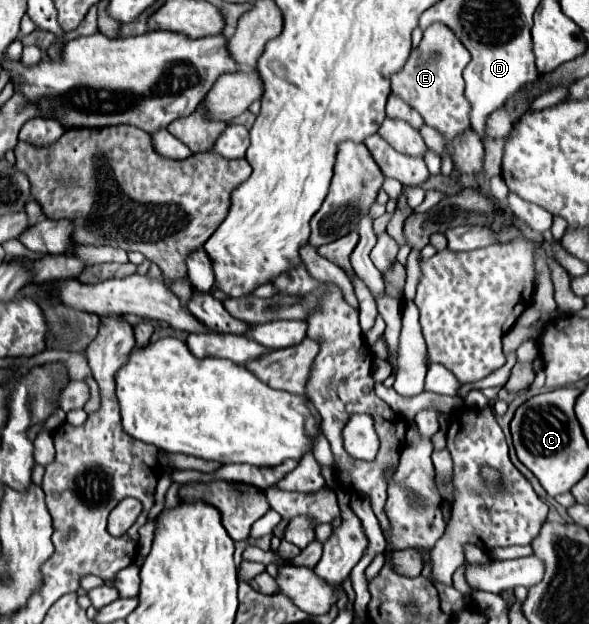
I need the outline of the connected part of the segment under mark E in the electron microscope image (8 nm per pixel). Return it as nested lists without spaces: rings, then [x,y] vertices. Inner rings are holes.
[[[432,23],[418,49],[412,49],[404,67],[392,77],[392,91],[412,105],[426,125],[436,129],[448,141],[470,129],[470,101],[464,95],[462,71],[470,63],[470,51],[444,23]]]

